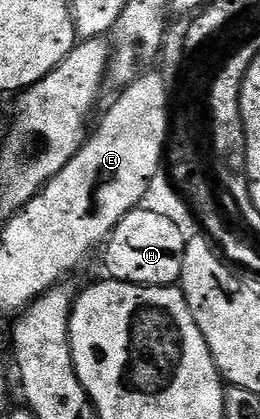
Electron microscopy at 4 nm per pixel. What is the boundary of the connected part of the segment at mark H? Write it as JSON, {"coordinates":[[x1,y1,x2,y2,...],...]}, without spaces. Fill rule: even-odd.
{"coordinates":[[137,209,126,213,122,221,106,240,104,251,104,267,111,278,117,279,119,283,135,283,137,287,171,287,179,284,182,273,182,257,184,256,184,244,186,234,168,215,160,211,144,211]]}

